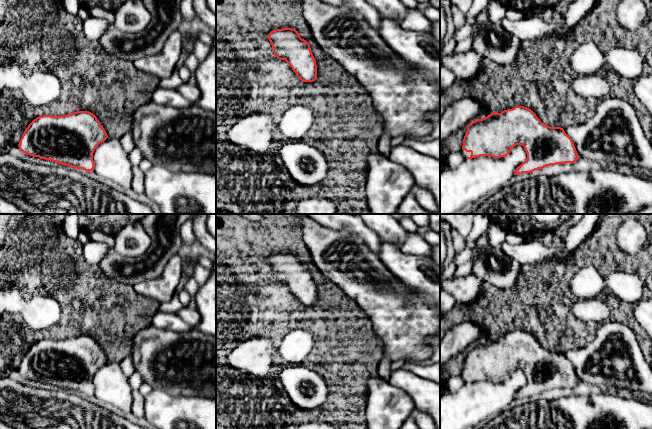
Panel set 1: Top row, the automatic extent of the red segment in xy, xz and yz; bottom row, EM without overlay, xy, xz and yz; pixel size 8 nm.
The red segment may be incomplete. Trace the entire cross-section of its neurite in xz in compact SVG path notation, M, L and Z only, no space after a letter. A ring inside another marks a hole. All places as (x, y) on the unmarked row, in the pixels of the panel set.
M292 252L276 253L268 258L268 263L274 280L285 284L301 305L313 306L317 303L316 284L309 267L300 261L298 255Z

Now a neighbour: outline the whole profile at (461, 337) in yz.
M465 321L448 330L440 342L440 367L462 351L467 351L471 346L487 341L493 336L477 324Z

